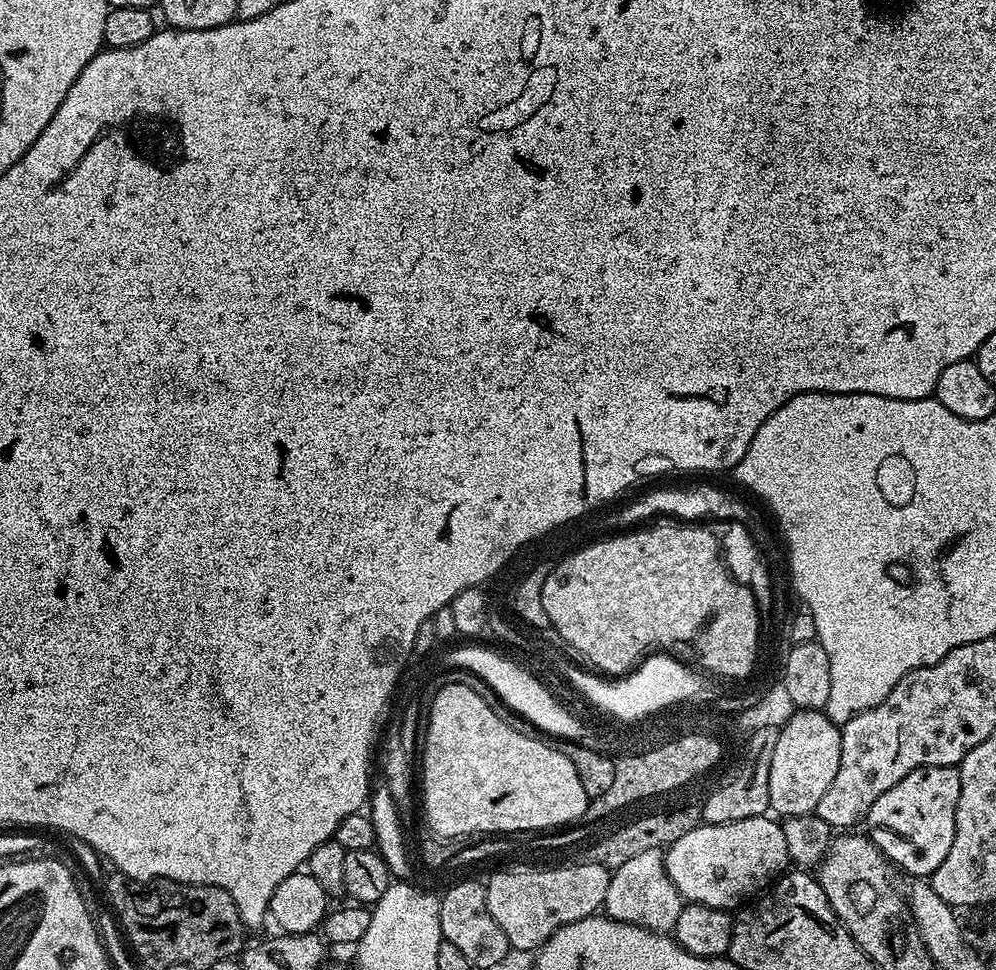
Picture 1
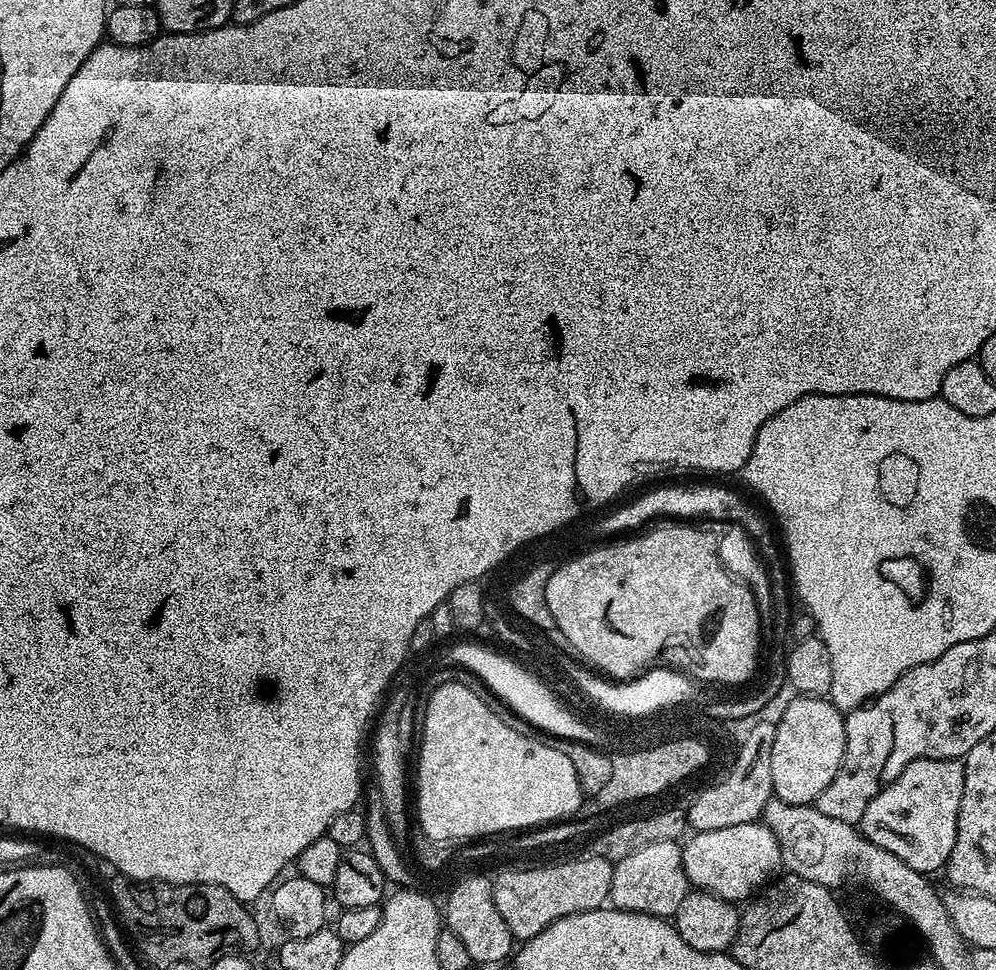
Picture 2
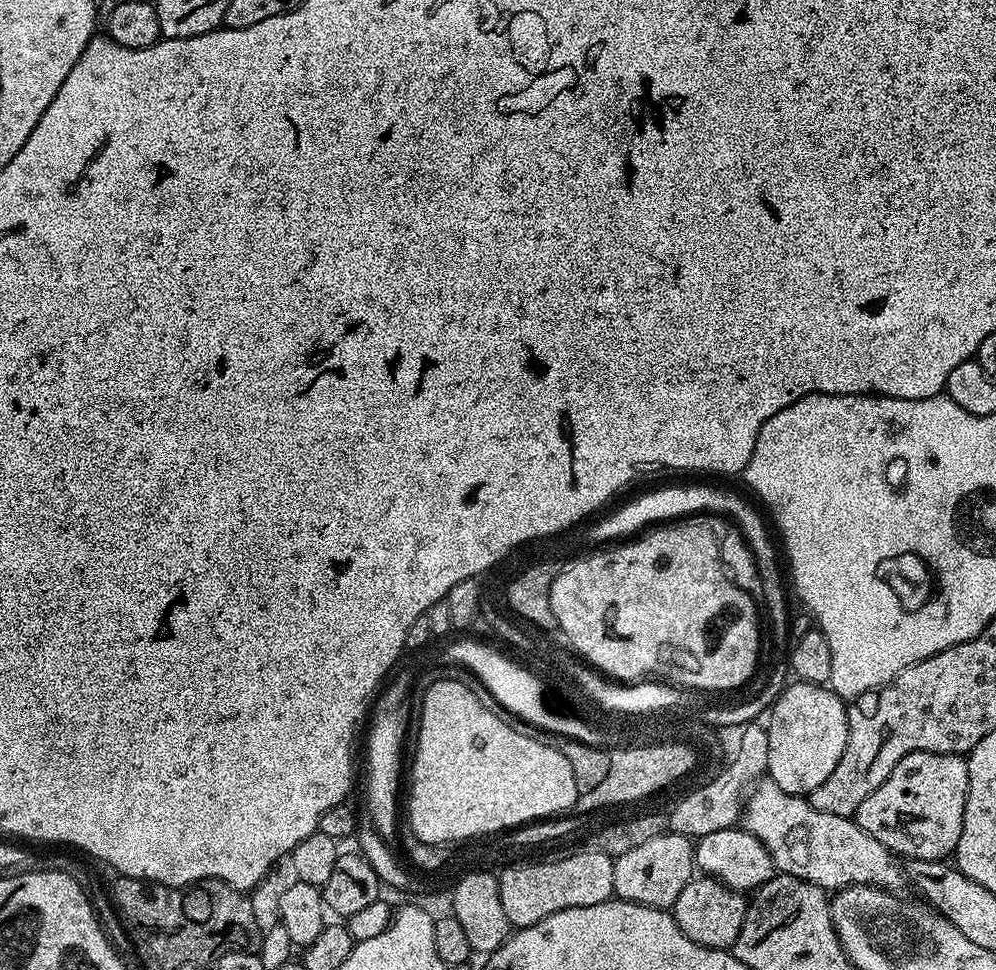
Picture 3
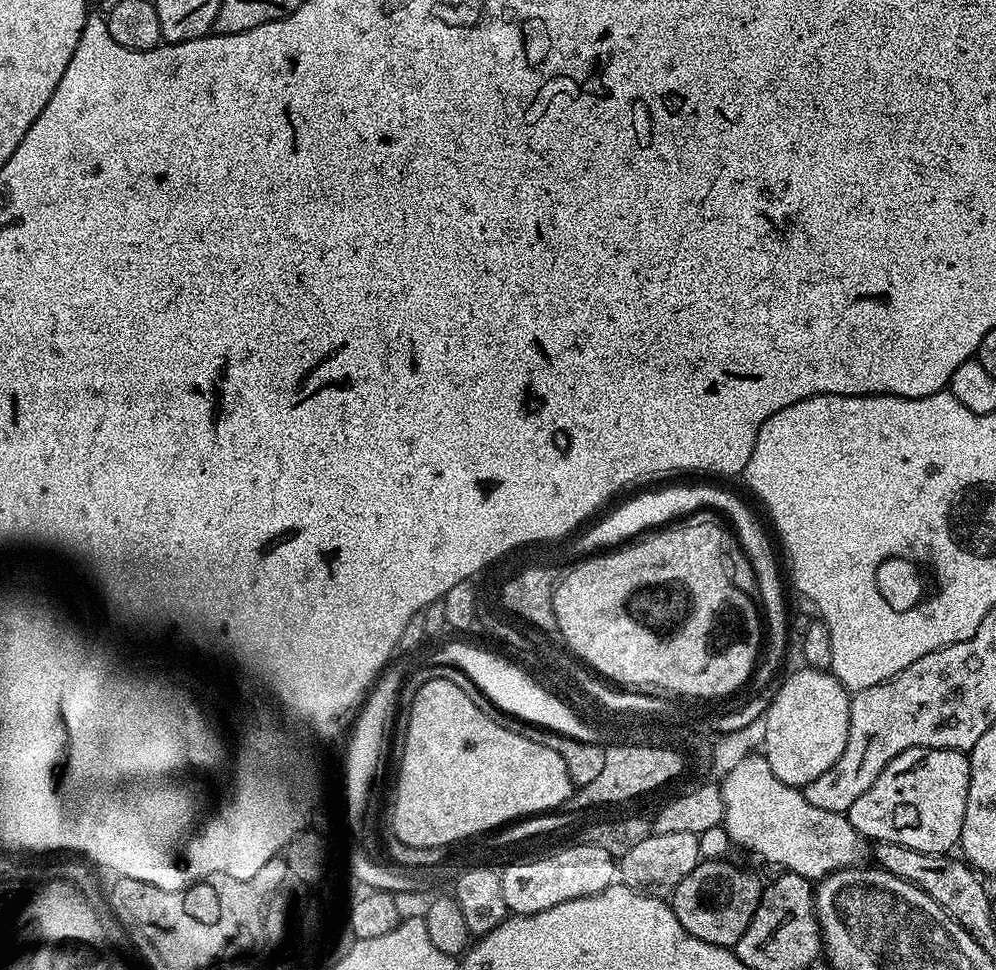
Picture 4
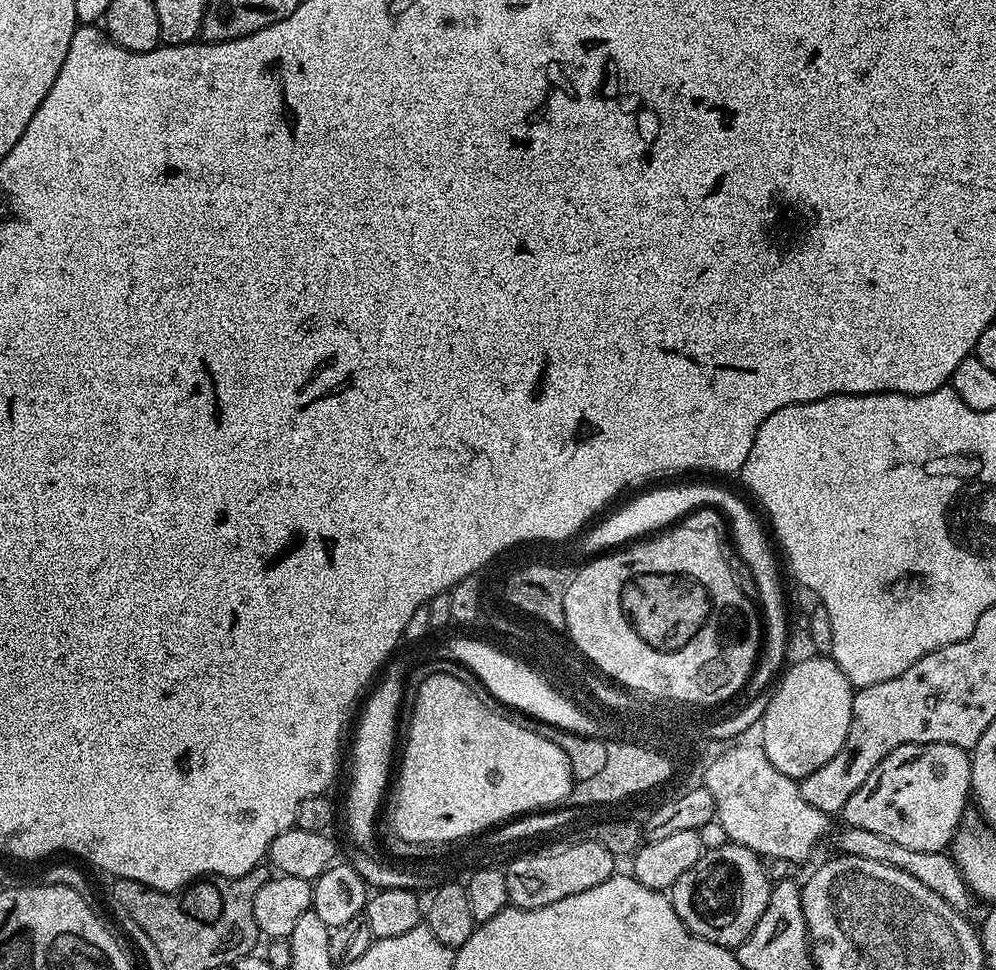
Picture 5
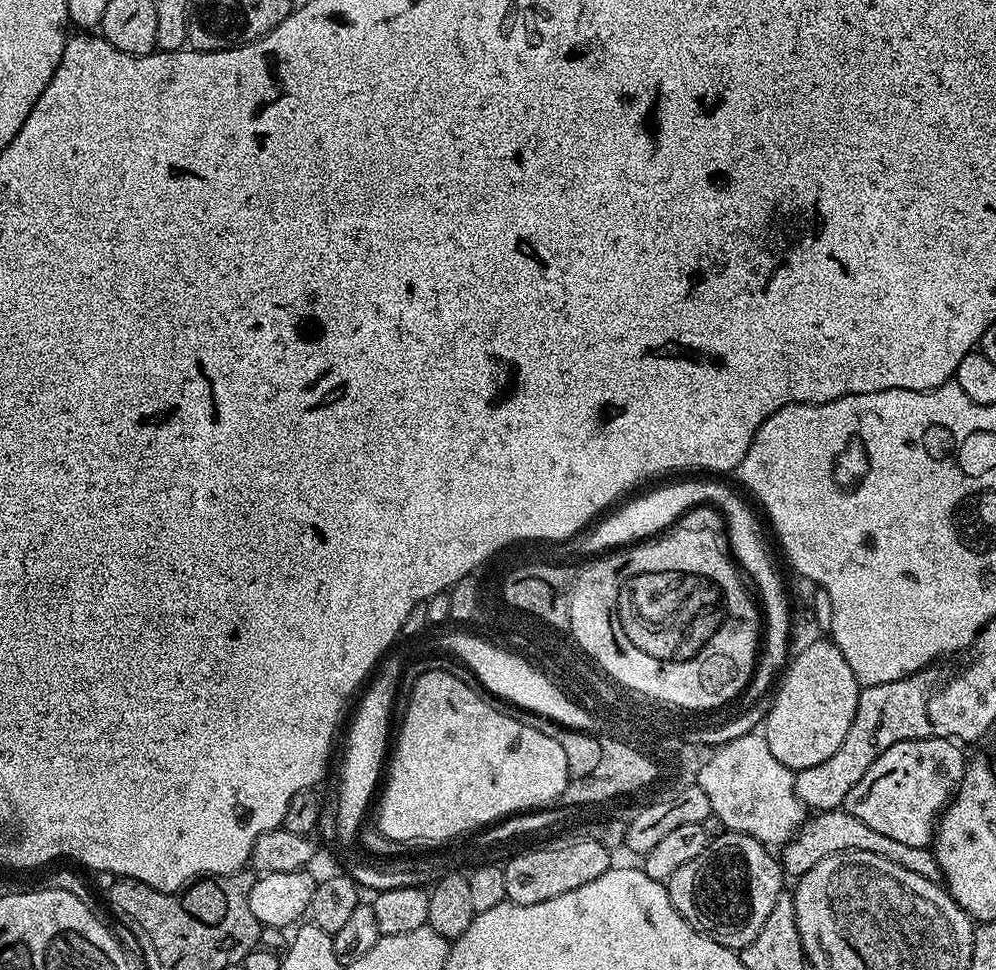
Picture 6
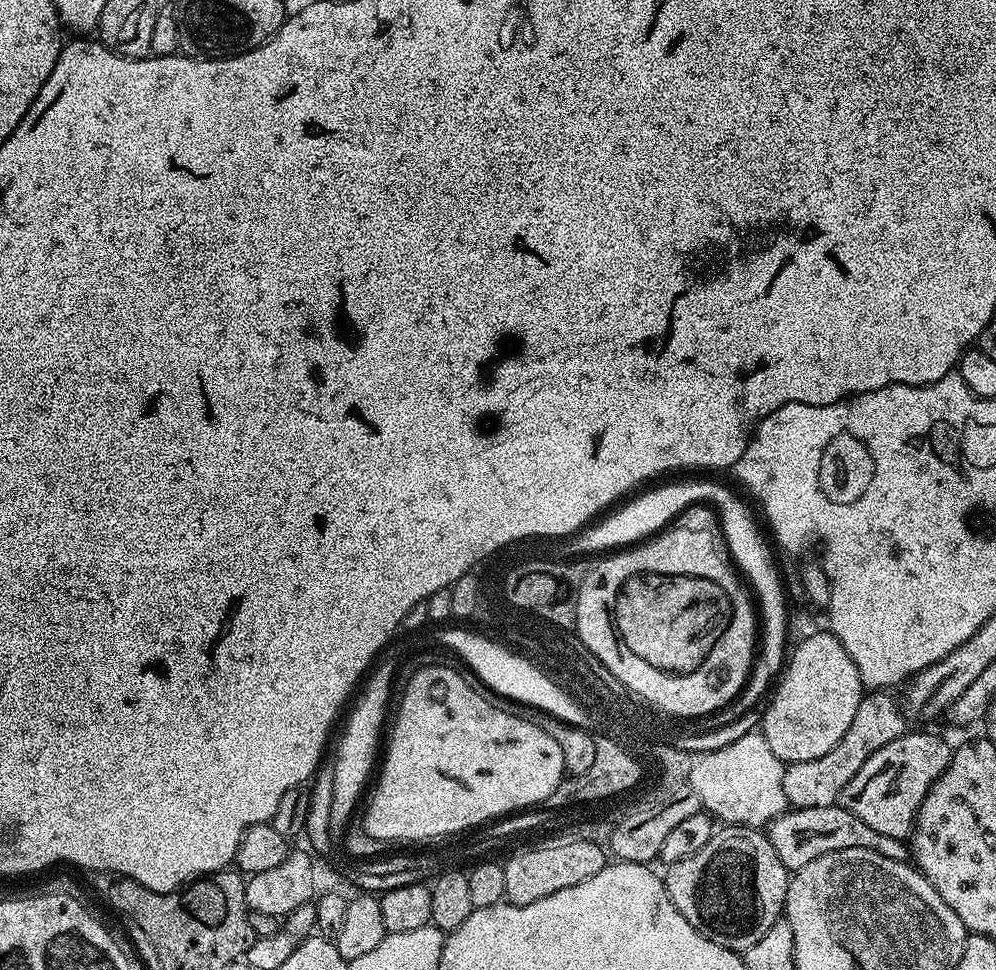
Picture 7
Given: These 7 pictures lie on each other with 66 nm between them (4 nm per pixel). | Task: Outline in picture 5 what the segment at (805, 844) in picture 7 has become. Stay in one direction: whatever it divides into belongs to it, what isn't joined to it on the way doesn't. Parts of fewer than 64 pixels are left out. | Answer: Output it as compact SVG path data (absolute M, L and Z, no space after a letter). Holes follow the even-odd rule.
M845 827L843 831L839 848L843 855L874 858L874 862L886 862L898 870L906 870L910 878L918 878L922 886L930 886L930 890L934 890L934 894L938 894L938 898L947 902L955 912L971 913L973 894L964 881L964 875L960 873L960 867L947 851L906 850L906 846L898 846L898 842L890 842L890 838L882 838L882 834L874 834L870 830Z

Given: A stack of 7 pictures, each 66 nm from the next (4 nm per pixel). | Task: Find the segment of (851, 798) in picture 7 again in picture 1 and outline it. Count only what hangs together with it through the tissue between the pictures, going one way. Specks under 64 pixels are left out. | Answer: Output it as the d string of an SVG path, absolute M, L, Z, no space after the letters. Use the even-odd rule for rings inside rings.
M959 767L915 768L898 786L890 786L866 817L866 835L878 846L878 850L897 869L909 872L912 878L928 878L942 858L950 851L956 829L956 807L960 793Z

